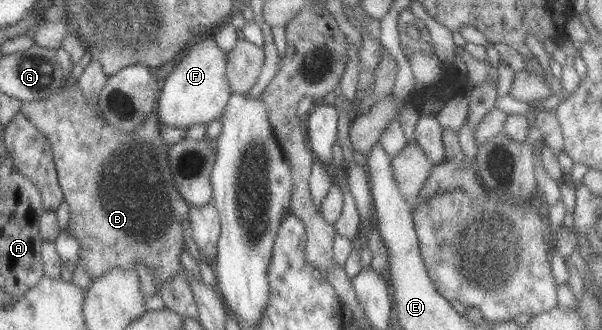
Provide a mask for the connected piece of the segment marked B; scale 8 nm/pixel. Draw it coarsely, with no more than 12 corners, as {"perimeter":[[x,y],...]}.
{"perimeter":[[71,82],[22,101],[50,143],[87,281],[177,275],[157,115],[115,132]]}

